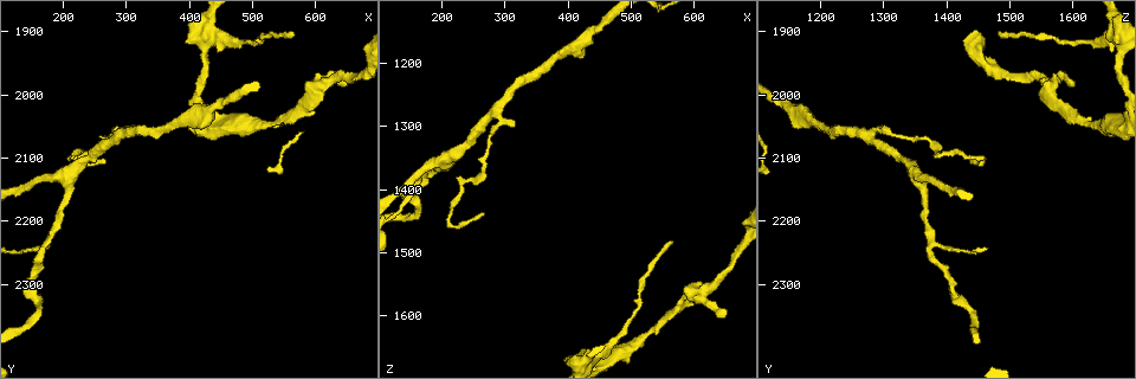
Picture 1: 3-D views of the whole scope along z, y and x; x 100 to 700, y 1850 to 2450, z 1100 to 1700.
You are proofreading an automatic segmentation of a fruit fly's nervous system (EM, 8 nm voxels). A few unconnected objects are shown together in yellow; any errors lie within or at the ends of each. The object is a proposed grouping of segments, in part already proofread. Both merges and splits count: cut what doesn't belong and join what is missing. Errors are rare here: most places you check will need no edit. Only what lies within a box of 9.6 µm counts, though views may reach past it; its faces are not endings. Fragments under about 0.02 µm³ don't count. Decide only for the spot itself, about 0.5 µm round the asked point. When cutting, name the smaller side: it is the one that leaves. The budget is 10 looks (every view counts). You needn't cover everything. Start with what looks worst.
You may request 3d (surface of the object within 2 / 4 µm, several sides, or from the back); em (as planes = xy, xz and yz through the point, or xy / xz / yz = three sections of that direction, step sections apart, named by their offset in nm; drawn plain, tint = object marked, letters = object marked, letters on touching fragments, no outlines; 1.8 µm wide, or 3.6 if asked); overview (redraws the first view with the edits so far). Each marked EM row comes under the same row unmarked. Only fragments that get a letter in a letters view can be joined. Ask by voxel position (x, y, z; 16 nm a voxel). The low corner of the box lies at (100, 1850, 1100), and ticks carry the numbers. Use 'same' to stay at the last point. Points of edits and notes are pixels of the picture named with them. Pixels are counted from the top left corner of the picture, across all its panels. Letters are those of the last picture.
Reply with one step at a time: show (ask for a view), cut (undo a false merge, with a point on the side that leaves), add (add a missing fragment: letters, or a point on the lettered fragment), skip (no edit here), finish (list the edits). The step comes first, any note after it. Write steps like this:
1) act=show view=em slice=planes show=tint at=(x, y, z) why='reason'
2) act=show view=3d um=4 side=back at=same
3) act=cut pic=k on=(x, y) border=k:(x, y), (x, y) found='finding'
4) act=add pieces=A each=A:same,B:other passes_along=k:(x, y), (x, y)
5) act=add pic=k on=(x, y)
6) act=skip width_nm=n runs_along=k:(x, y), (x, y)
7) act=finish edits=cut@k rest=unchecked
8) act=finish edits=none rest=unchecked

act=show view=em slice=xy step=16 show=tint at=(655, 1975, 1600) why='an open end'

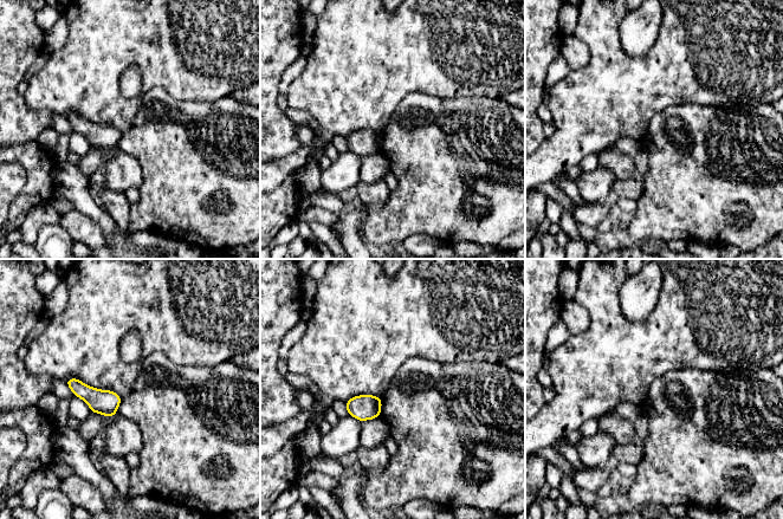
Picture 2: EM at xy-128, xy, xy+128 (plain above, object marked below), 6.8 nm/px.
act=show view=em slice=planes show=letters at=same why='cut it another way'

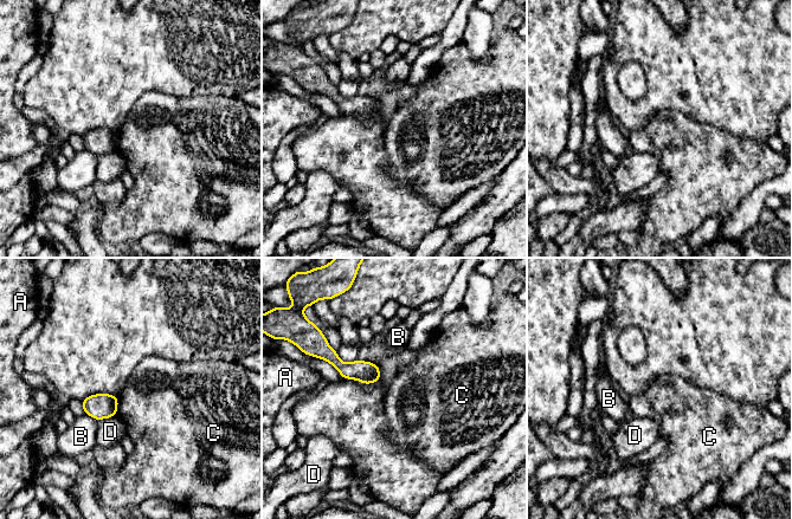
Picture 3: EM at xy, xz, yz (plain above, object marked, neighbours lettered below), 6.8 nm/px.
act=skip longest_contact=D:140nm each=A:other,B:other,C:other,D:other found='none of them fits'

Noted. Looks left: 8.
act=show view=em slice=yz step=4 show=tint at=(210, 2130, 1350) why='arms part here'

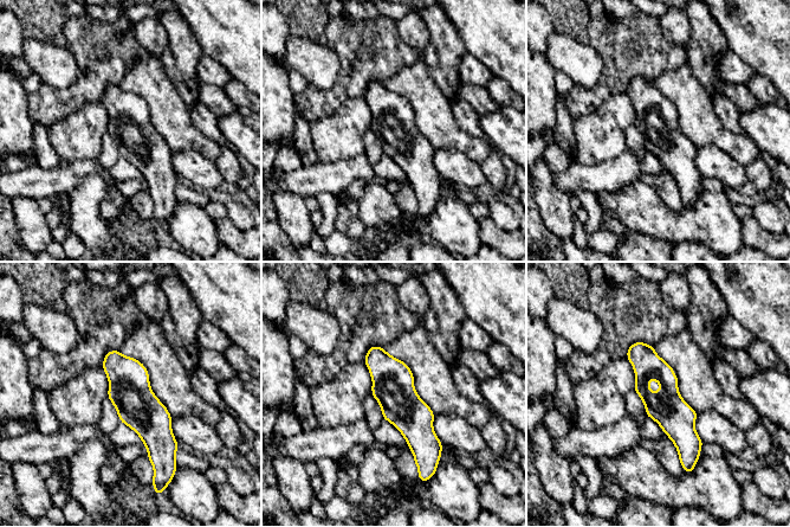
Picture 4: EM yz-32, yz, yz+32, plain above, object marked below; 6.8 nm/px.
act=show view=em slice=planes show=letters at=same why='another direction'

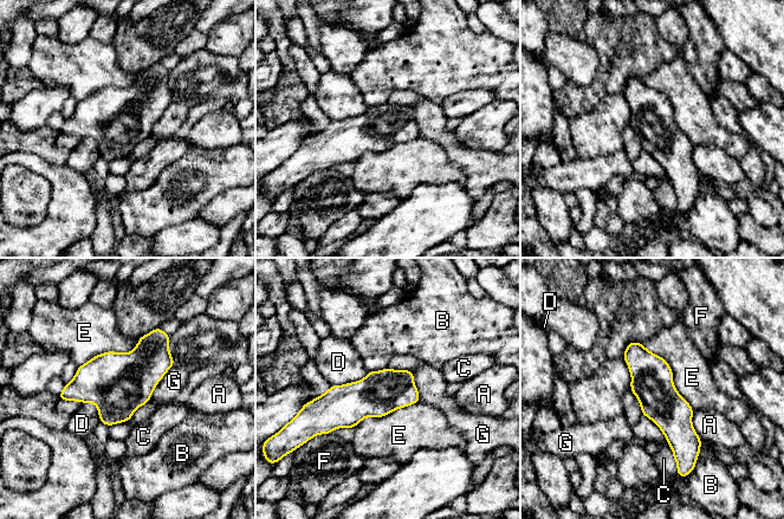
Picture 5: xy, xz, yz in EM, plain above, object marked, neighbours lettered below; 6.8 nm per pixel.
act=skip width_nm=280 each=A:other,B:other,C:other,D:other,E:other,F:other,G:other runs_along=5:(633, 344), (674, 417), (678, 456) found='one cell here'

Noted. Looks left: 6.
act=show view=3d um=2 at=(265, 2105, 1440)

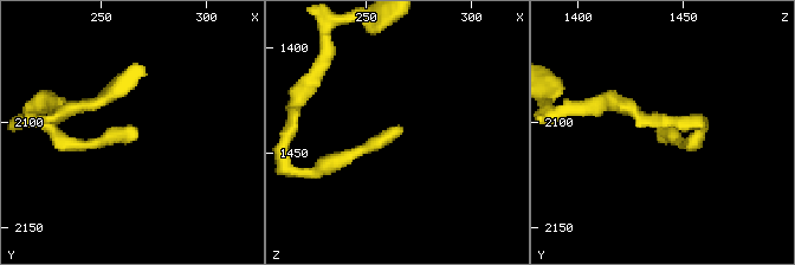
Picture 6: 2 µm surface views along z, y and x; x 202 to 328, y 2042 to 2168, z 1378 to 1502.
act=show view=em slice=planes show=letters at=(266, 2104, 1438) why='now the EM'

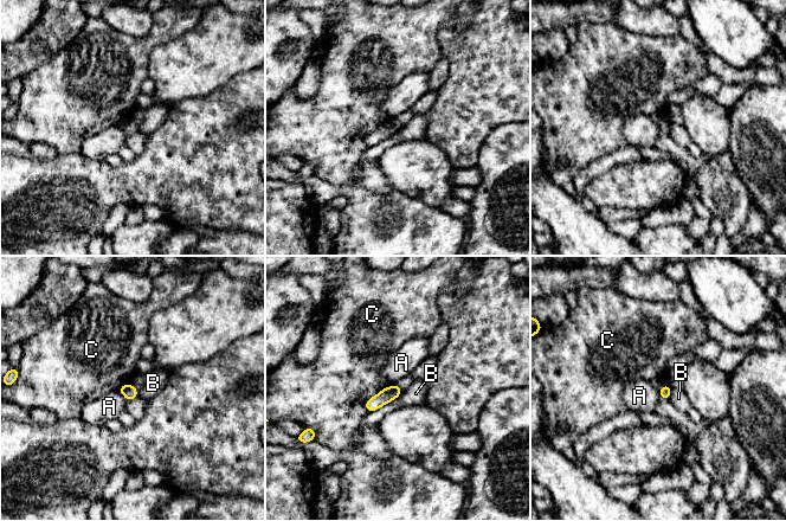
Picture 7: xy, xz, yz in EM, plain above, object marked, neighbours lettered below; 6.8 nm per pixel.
act=skip width_nm=80 each=A:other,B:other,C:other border=7:(117, 390), (128, 400) found='none of them fits'

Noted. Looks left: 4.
act=show view=3d um=4 at=(570, 1910, 1485) why='end of a long branch'

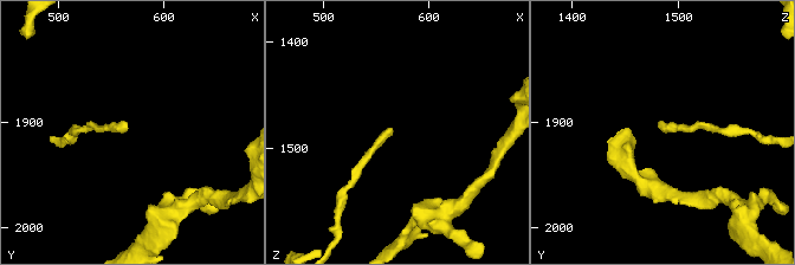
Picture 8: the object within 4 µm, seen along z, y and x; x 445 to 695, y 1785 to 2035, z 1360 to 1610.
act=show view=em slice=planes show=letters at=(566, 1906, 1484) why='now the EM'

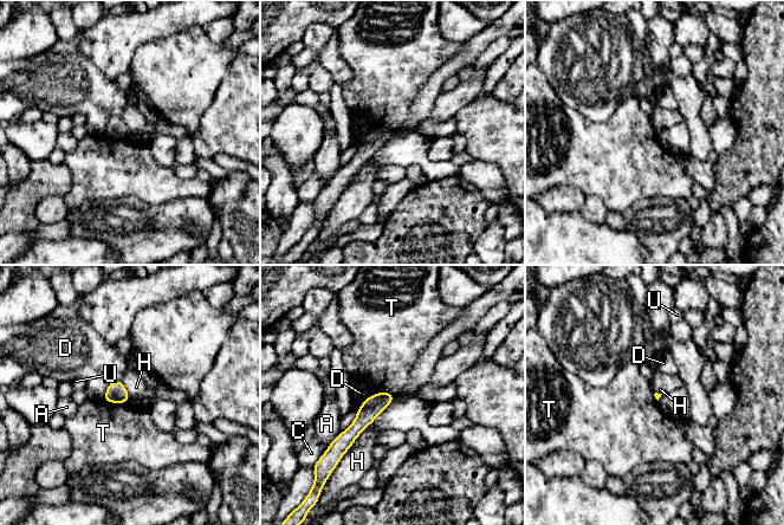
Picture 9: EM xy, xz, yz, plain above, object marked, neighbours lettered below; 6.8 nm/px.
act=skip each=A:other,C:other,D:other,H:other,T:other,U:other runs_along=9:(389, 397), (386, 397), (338, 442) found='no lettered fragment goes on from it'

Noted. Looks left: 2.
act=finish edits=none rest=unchecked

